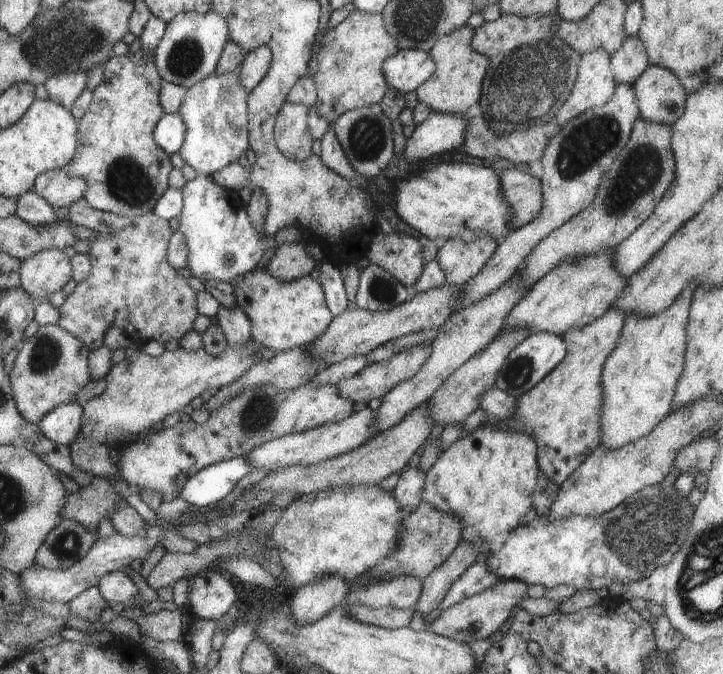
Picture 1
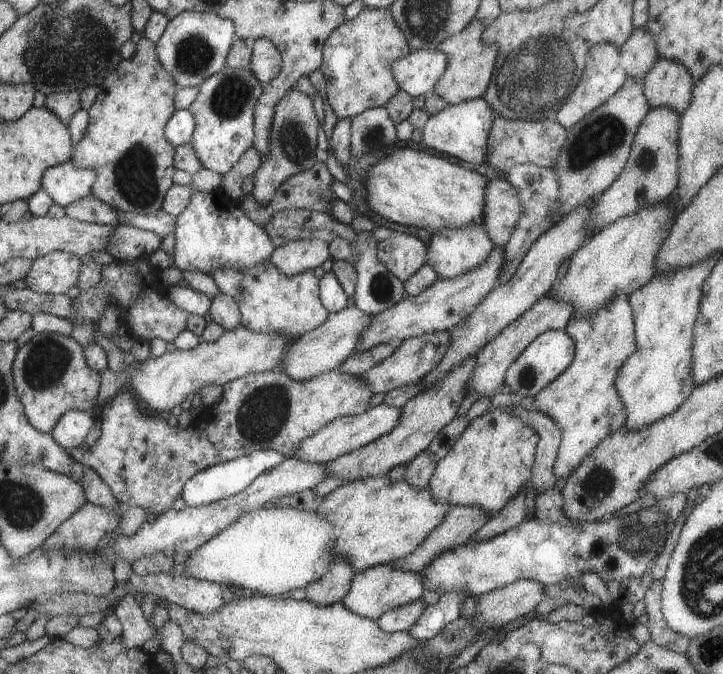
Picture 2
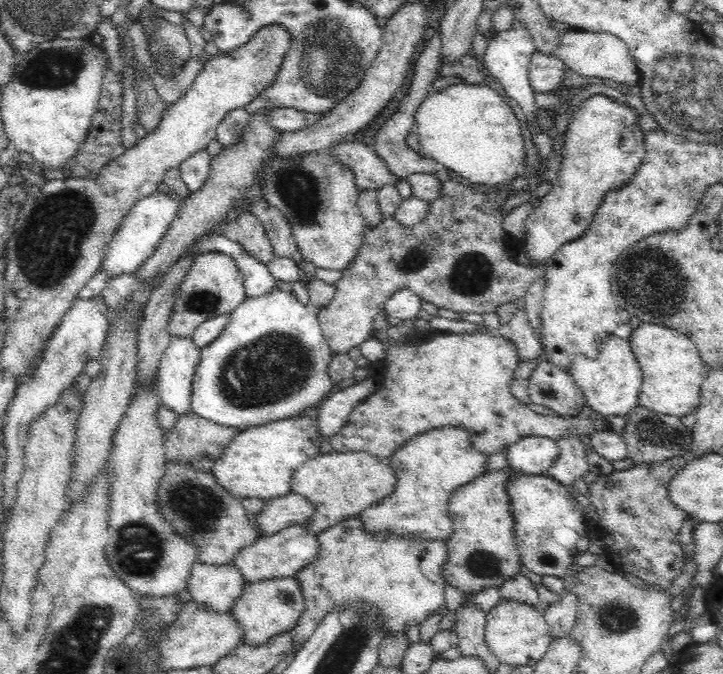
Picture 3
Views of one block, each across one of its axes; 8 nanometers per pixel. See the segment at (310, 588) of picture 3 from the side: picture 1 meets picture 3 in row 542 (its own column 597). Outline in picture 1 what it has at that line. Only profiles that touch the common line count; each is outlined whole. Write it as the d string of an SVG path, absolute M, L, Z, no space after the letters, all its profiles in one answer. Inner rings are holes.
M611 307L603 316L579 328L562 332L566 356L549 374L516 399L514 412L505 420L487 417L481 425L493 425L533 436L537 444L538 468L560 485L581 466L601 443L602 368L614 350L627 314Z

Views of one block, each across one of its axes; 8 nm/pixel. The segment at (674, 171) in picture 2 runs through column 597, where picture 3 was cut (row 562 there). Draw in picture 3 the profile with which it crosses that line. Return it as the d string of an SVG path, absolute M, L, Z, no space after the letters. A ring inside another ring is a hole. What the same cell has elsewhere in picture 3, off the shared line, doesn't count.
M168 459L164 461L164 474L159 480L159 488L156 492L155 505L159 510L163 521L177 534L180 538L184 538L184 542L190 541L198 552L197 562L200 564L222 565L228 564L234 559L235 554L242 548L249 544L256 542L259 533L252 525L252 521L248 519L245 508L240 504L239 498L232 495L226 488L222 488L217 484L216 477L212 471L195 470L189 464L183 462L169 462Z

